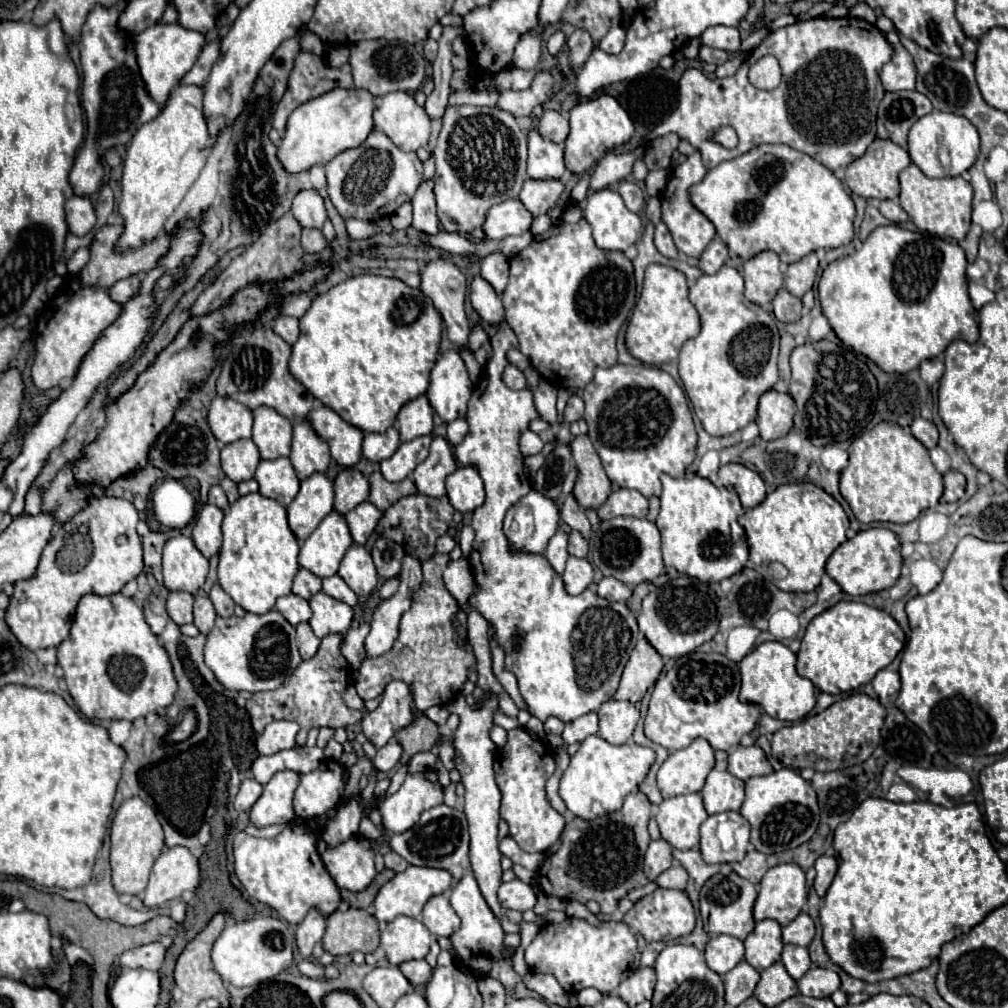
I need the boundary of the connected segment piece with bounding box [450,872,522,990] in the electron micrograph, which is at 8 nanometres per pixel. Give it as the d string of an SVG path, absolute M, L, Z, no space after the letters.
M472 872L464 874L460 878L460 882L450 890L450 904L462 920L462 926L450 936L456 962L462 962L476 976L492 976L492 978L500 980L504 988L512 990L522 980L522 976L518 976L512 966L514 948L504 944L506 932L502 930L498 918L494 916L494 912L490 910L490 906L486 904L484 896L482 896L482 892L478 890L478 884L476 884L476 878Z

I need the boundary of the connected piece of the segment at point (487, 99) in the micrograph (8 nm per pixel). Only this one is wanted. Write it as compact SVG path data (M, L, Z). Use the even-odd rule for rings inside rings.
M464 90L452 92L450 104L476 104L476 106L496 106L498 92L478 92L478 90Z

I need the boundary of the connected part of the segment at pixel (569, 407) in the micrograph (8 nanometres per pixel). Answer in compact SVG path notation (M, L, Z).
M570 396L564 410L566 424L572 424L574 420L580 420L582 416L584 416L584 400L580 396Z

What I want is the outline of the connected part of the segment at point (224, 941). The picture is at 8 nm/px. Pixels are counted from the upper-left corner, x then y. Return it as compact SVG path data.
M256 916L246 922L230 920L224 932L218 936L212 948L214 970L226 984L232 986L254 986L262 984L294 964L294 934L288 926L272 916Z

